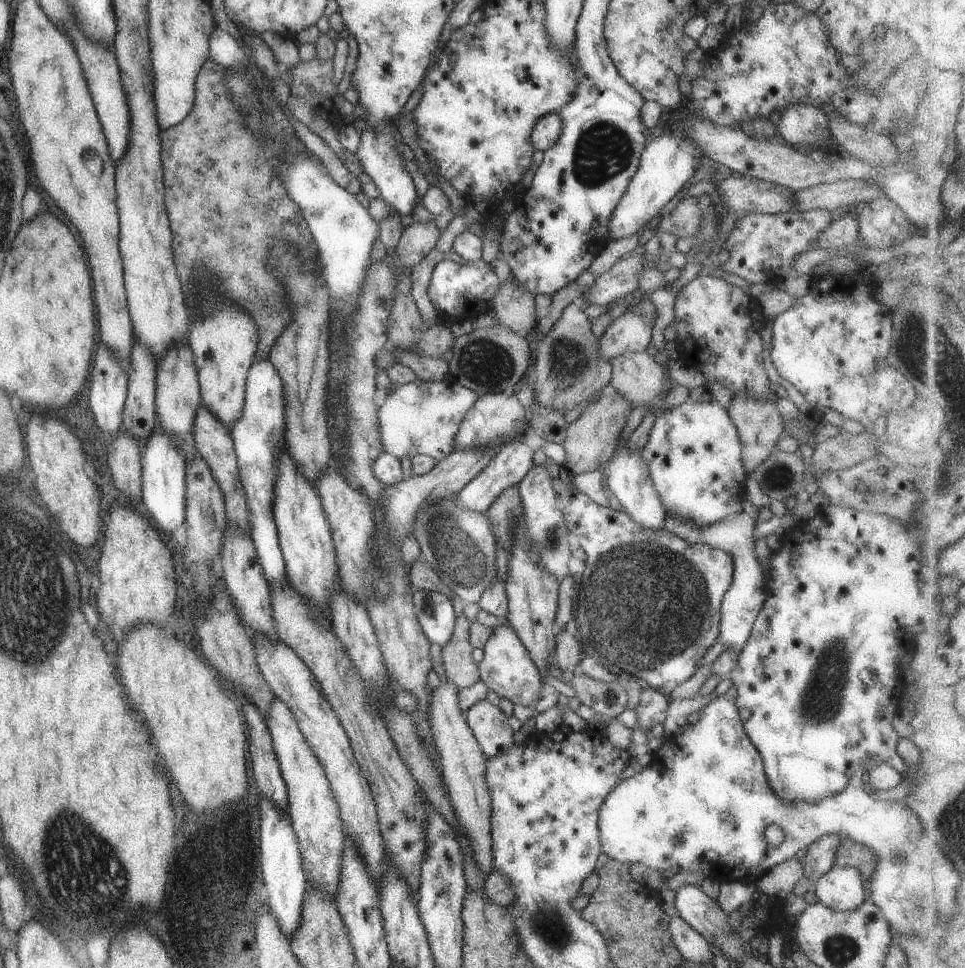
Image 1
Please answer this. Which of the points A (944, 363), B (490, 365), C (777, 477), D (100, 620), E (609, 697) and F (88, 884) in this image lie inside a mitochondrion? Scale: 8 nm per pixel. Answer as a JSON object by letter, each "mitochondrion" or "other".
{"A":"mitochondrion","B":"mitochondrion","C":"mitochondrion","D":"other","E":"mitochondrion","F":"mitochondrion"}

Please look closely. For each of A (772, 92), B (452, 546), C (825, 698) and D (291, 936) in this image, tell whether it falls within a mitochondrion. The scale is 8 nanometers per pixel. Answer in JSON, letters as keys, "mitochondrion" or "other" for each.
{"A":"other","B":"mitochondrion","C":"mitochondrion","D":"other"}

